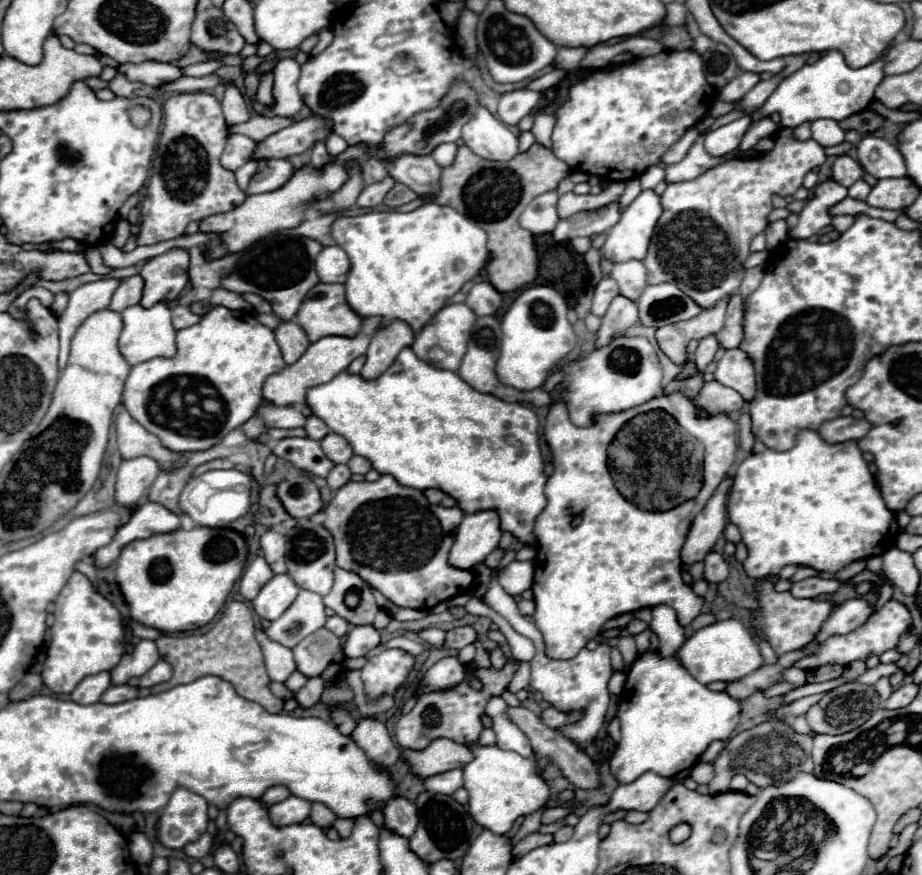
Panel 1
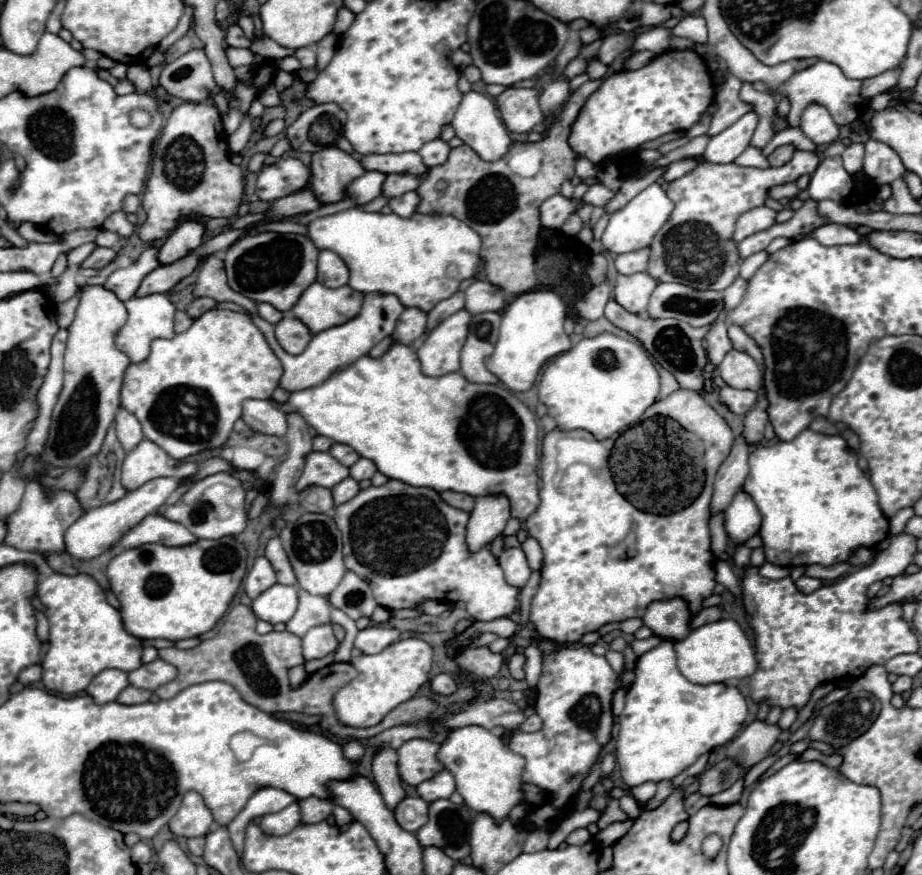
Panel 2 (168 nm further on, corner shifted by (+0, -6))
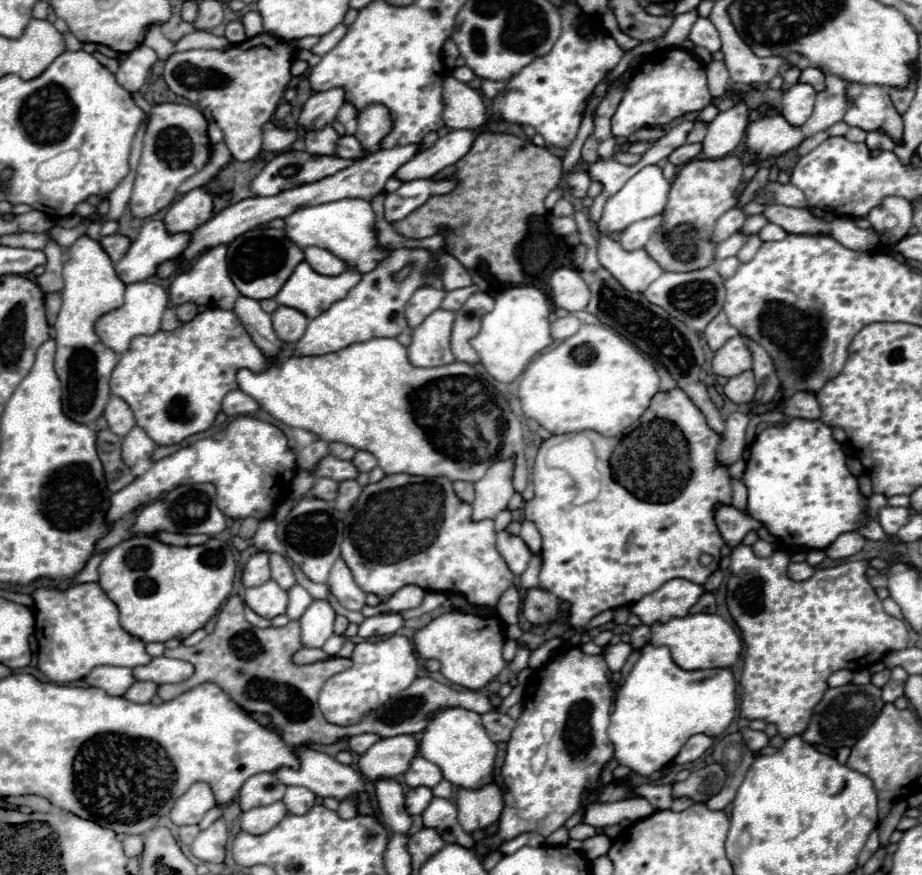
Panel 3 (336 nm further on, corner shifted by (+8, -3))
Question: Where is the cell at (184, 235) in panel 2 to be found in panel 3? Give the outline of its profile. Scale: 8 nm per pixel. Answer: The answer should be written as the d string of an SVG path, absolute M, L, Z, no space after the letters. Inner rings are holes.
M193 189L175 201L165 215L169 233L193 233L213 215L213 195L205 189Z

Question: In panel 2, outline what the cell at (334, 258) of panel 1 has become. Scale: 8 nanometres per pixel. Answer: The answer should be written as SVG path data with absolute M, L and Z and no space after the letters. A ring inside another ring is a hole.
M331 250L319 252L319 270L317 270L317 282L321 282L327 288L339 288L345 286L349 280L349 270L345 262Z

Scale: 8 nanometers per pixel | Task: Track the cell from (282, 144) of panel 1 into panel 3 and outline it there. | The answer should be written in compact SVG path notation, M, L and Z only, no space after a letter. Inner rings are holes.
M329 89L311 95L297 117L297 127L305 131L321 131L337 121L337 113L345 103L343 89Z

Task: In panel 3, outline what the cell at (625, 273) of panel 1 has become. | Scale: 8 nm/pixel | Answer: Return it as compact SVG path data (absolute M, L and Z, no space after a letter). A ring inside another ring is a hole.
M661 215L657 217L651 217L651 219L643 219L643 221L637 221L633 225L629 225L629 229L625 229L621 235L619 235L619 241L621 241L621 247L623 249L643 249L645 243L649 241L649 237L657 231L657 227L661 225Z

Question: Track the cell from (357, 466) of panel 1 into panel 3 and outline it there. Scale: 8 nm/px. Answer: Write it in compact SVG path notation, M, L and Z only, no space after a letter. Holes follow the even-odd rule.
M357 451L353 457L353 465L357 467L357 471L371 471L377 465L377 459L367 451Z

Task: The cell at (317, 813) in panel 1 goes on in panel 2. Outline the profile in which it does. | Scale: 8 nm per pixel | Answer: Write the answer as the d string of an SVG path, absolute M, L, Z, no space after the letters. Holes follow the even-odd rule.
M309 796L309 798L299 800L299 808L301 808L301 822L317 824L317 822L327 820L331 816L333 802L317 798L317 796Z

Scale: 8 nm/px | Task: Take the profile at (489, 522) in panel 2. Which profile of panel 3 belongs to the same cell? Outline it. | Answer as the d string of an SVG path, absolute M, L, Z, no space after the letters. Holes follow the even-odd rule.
M497 461L489 467L483 479L475 483L475 501L473 501L473 521L495 519L501 513L509 499L513 497L513 463Z

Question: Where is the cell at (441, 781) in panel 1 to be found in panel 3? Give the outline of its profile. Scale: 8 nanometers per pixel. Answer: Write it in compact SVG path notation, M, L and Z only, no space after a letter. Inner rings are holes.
M423 757L413 759L409 771L405 773L405 783L409 787L429 787L429 789L433 789L441 781L443 781L441 769L435 763L423 759Z

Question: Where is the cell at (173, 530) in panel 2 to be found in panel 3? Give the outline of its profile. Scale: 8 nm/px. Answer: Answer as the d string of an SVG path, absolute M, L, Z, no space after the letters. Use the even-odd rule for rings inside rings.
M153 533L153 539L167 545L201 545L209 537L207 535L183 535L183 533Z

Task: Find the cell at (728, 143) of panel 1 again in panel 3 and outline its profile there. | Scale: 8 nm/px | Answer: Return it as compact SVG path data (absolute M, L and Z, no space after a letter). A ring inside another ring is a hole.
M739 101L729 111L719 113L711 123L703 141L703 153L707 159L719 159L729 155L745 137L749 125L749 105Z

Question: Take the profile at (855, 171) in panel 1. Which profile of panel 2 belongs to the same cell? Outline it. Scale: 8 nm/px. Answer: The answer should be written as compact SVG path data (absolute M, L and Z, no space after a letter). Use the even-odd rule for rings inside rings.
M859 142L849 144L849 146L845 148L845 152L843 152L843 164L845 164L845 170L851 172L851 174L861 172L863 156L865 156L865 144L859 144Z

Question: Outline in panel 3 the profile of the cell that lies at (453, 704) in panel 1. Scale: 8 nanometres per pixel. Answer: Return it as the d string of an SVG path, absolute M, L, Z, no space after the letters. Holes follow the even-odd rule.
M363 733L363 735L357 735L357 737L351 737L349 739L349 747L357 753L357 755L363 755L373 743L381 741L379 735L373 735L373 733Z

